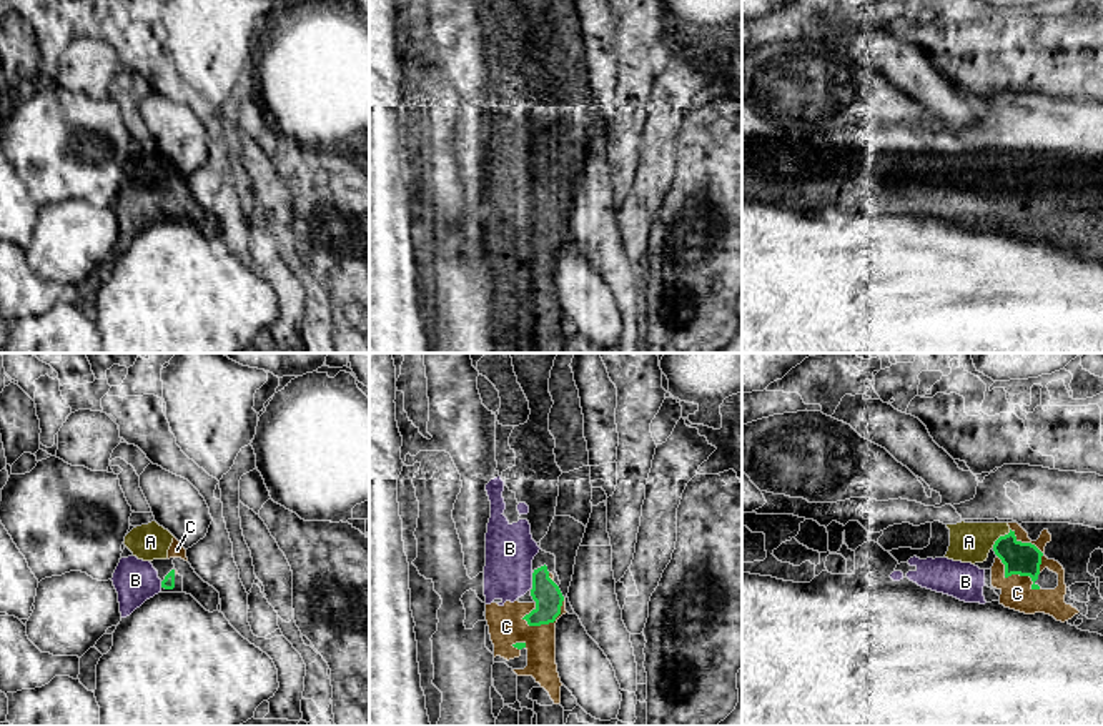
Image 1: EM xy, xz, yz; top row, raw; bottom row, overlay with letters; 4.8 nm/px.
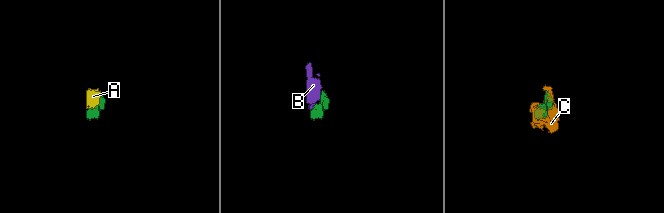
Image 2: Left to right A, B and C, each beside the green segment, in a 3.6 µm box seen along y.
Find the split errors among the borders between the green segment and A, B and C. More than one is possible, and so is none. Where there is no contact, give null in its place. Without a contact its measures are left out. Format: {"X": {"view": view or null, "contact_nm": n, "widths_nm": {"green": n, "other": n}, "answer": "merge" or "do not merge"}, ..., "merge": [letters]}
{"A": {"view": "yz", "contact_nm": 130, "widths_nm": {"green": 160, "other": 190}, "answer": "merge"}, "B": {"view": "xz", "contact_nm": 70, "widths_nm": {"green": 140, "other": 240}, "answer": "merge"}, "C": {"view": "xz", "contact_nm": 240, "widths_nm": {"green": 140, "other": 180}, "answer": "merge"}, "merge": ["A", "B", "C"]}

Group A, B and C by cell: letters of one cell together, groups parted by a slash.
A B C

